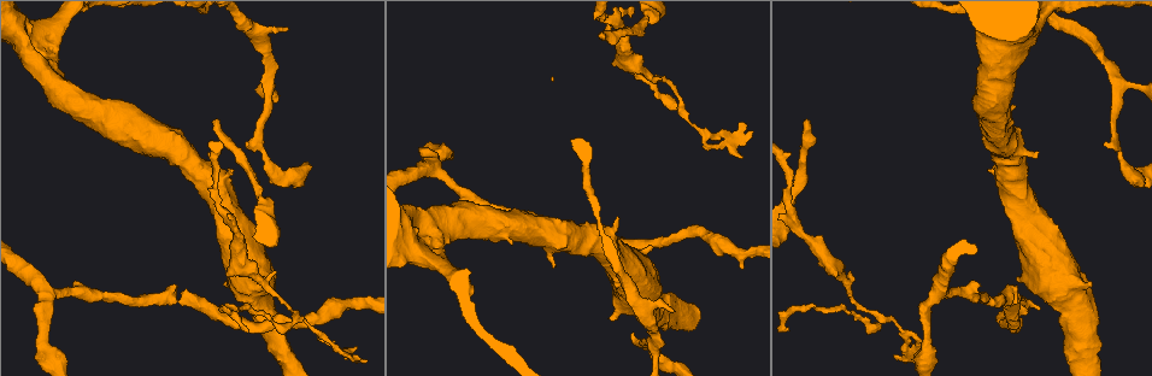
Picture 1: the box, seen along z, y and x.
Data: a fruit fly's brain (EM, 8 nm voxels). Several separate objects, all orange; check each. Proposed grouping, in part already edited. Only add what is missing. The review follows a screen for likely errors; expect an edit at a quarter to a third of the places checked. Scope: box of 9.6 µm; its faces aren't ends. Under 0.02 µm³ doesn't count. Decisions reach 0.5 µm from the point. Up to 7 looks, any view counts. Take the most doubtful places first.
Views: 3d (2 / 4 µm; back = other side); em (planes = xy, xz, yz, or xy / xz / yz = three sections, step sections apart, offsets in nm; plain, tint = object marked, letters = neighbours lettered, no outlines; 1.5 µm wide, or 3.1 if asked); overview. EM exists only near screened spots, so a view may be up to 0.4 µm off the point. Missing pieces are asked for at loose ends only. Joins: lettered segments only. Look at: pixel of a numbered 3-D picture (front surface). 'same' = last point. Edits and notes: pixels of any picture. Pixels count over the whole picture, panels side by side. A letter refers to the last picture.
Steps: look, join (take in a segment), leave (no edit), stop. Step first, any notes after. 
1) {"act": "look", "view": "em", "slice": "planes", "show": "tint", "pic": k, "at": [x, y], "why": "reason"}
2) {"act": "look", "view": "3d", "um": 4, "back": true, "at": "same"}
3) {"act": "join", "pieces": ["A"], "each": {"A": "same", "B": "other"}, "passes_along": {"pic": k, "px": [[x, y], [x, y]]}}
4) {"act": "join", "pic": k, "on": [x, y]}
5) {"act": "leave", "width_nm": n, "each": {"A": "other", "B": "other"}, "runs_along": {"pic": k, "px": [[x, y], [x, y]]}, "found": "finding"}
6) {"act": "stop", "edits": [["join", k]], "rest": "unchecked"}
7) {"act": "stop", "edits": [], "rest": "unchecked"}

{"act": "look", "view": "em", "slice": "planes", "show": "tint", "pic": 1, "at": [216, 119], "why": "long arm stops here"}

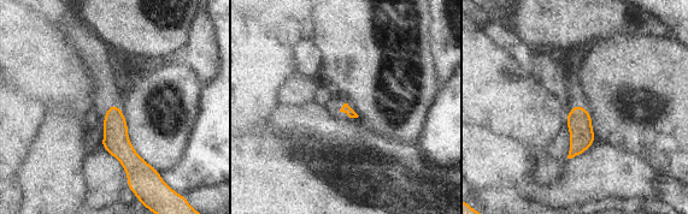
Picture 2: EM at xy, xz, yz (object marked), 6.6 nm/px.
{"act": "look", "view": "em", "slice": "planes", "show": "letters", "at": "same", "why": "what lies round it"}

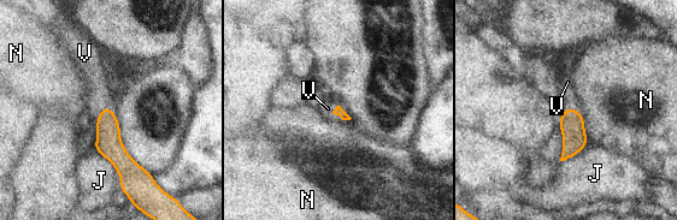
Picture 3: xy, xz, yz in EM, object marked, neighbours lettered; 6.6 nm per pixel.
{"act": "join", "pieces": ["V"], "each": {"J": "other", "N": "other", "V": "same"}, "passes_along": {"pic": 3, "px": [[109, 143], [104, 108], [96, 100]]}, "found": "the cell continues"}

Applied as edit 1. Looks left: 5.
{"act": "look", "view": "3d", "um": 2, "pic": 1, "at": [289, 29]}

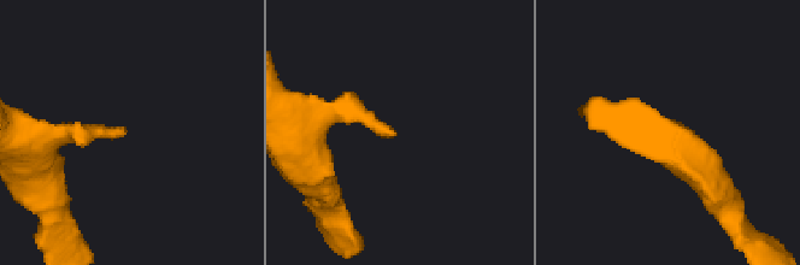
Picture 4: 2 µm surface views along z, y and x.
{"act": "look", "view": "em", "slice": "planes", "show": "letters", "pic": 4, "at": [122, 128]}

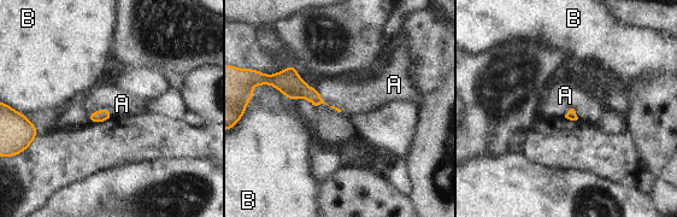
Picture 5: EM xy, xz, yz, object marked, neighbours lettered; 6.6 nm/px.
{"act": "leave", "each": {"A": "other", "B": "other"}, "border": {"pic": 5, "px": [[318, 89], [325, 103], [341, 111]]}, "found": "none of them fits"}

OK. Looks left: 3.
{"act": "look", "view": "em", "slice": "planes", "show": "letters", "pic": 1, "at": [1088, 285], "why": "an open end"}

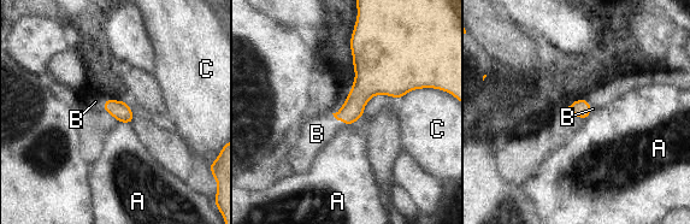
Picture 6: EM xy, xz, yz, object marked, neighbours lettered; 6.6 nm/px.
{"act": "join", "pieces": ["B"], "longest_contact_nm": ["C", 220], "each": {"A": "other", "B": "same", "C": "other"}, "passes_along": {"pic": 6, "px": [[363, 90], [338, 119], [317, 134]]}, "found": "the cell continues"}

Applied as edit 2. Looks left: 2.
{"act": "stop", "edits": [["join", 3], ["join", 6]], "rest": "unchecked"}

